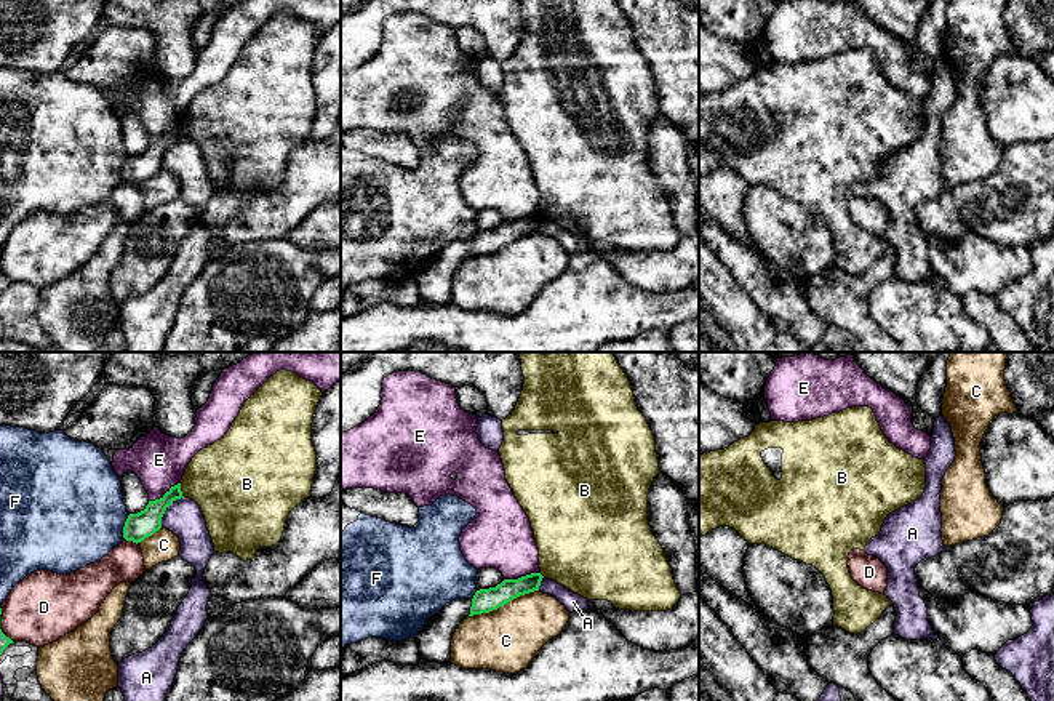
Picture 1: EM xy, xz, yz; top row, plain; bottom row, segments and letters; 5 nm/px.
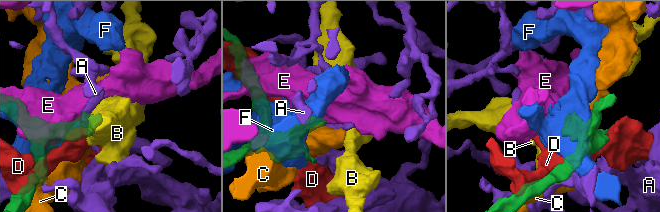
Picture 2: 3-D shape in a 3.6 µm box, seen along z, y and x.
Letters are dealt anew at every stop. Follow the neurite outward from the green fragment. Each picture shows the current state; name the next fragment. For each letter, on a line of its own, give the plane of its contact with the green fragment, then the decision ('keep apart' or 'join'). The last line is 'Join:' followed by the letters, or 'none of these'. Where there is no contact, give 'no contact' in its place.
A: contact in xy; keep apart
B: contact in xy; keep apart
C: contact in xz; keep apart
D: contact in xy; keep apart
E: contact in xz; keep apart
F: contact in xy; keep apart
Join: none of these

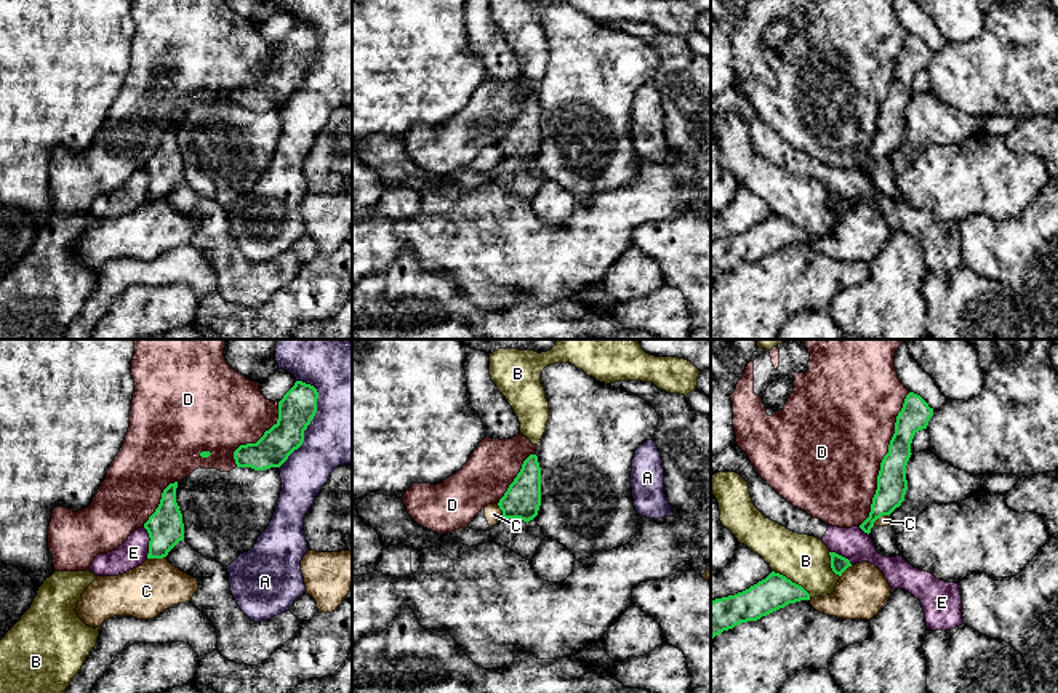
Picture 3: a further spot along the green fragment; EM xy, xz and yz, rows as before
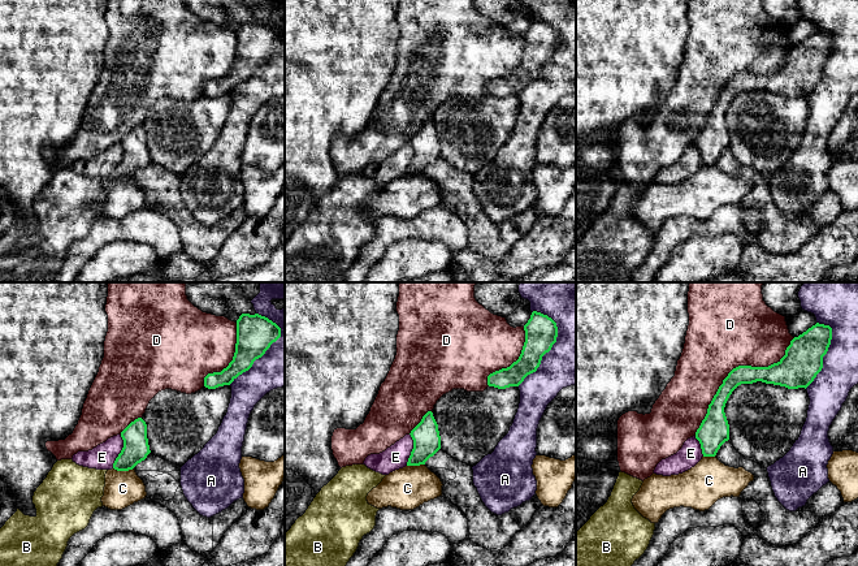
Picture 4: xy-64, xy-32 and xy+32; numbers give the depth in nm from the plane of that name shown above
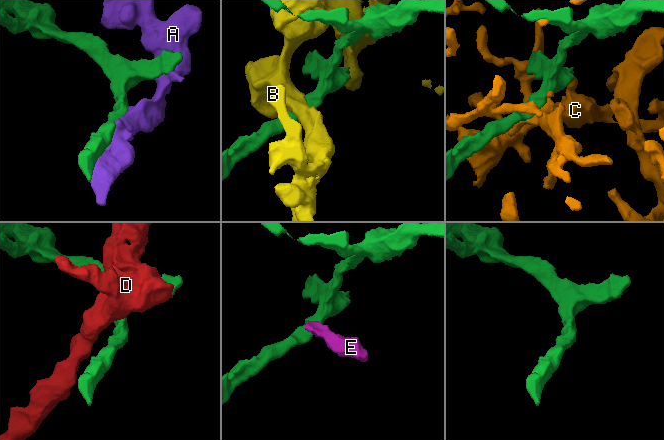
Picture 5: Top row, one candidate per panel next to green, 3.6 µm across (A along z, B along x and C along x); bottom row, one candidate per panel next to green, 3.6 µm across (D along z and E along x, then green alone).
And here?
A: contact in xy; keep apart
B: contact in yz; keep apart
C: contact in yz; keep apart
D: contact in yz; keep apart
E: contact in xy; keep apart
Join: none of these

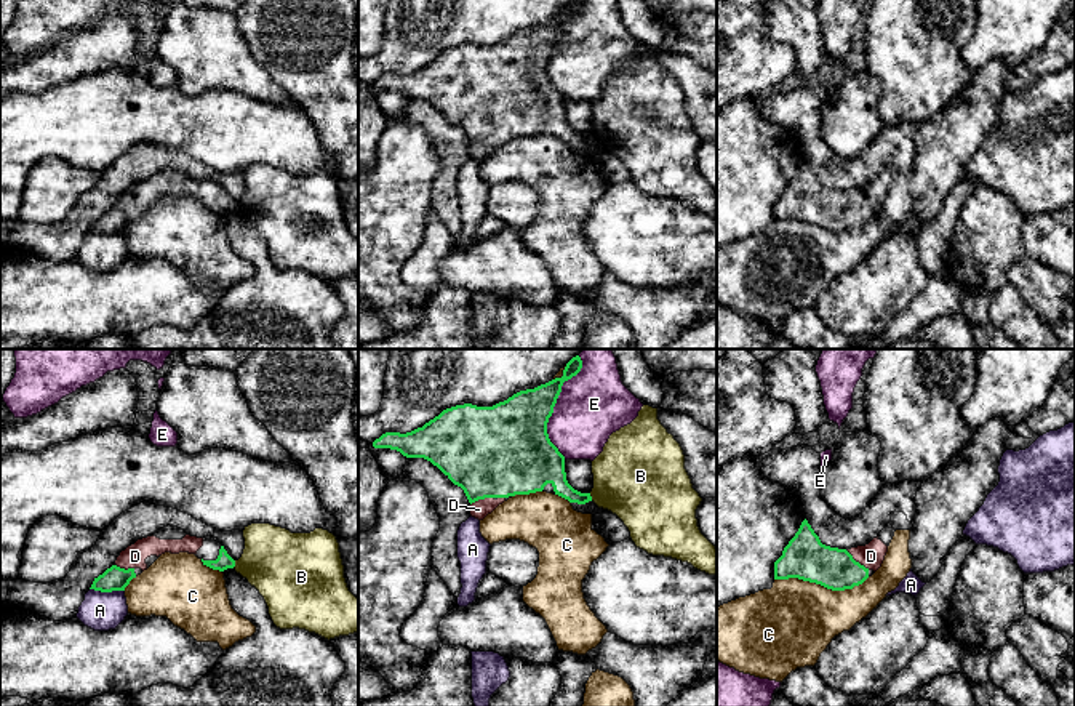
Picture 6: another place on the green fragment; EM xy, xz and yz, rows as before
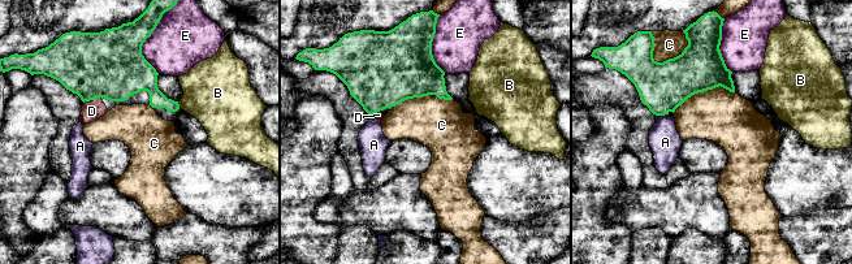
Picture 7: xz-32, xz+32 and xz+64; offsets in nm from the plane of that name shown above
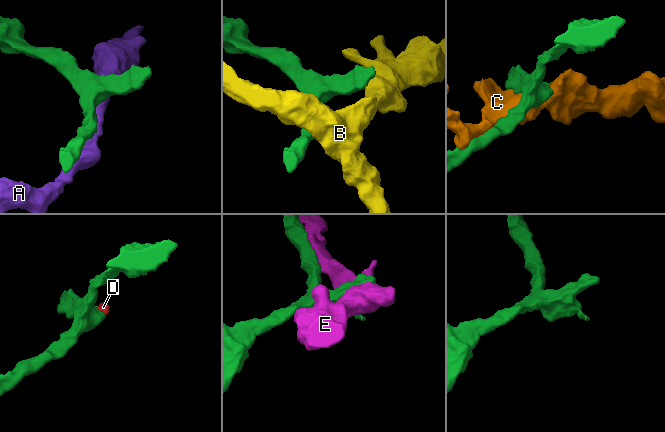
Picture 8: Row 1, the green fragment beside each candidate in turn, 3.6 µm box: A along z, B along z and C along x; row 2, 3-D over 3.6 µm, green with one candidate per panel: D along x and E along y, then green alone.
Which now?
A: contact in xy; keep apart
B: contact in xy; keep apart
C: contact in yz; keep apart
D: contact in xz; join
E: contact in xz; keep apart
Join: D

